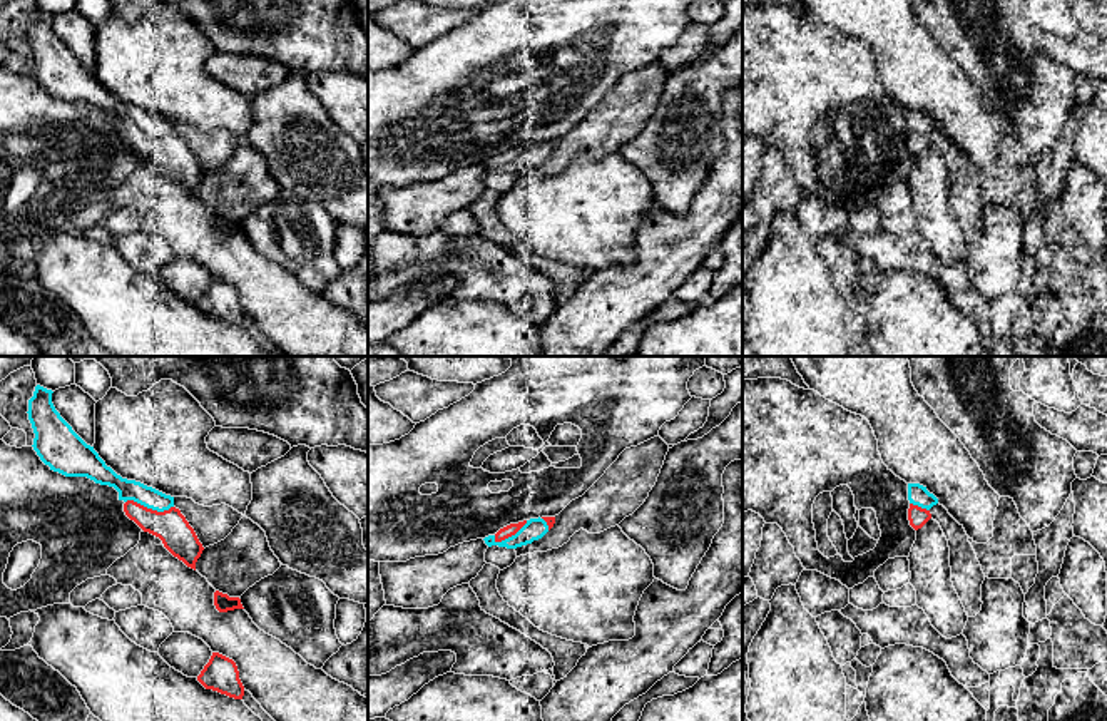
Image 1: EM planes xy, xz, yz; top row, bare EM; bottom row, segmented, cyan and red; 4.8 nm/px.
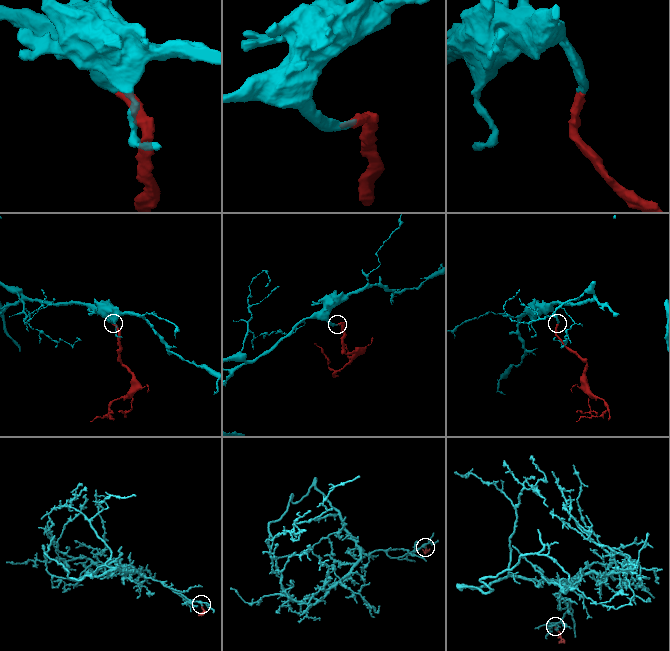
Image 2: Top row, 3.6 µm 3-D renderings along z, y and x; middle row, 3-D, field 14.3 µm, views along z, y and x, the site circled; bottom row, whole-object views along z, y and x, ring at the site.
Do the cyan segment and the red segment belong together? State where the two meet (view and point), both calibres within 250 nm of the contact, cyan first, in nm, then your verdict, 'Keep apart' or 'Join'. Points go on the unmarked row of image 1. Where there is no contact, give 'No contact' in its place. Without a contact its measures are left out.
Touches cyan at xy (149, 132). Thickness 100 nm (cyan) against 160 nm. Join

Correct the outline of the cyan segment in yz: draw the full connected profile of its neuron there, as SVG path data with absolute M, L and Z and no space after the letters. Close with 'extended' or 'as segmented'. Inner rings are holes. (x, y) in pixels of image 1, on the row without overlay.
M908 109L908 125L910 151L918 156L931 144L930 134L938 129L938 124L930 119L926 112L920 109Z; extended

